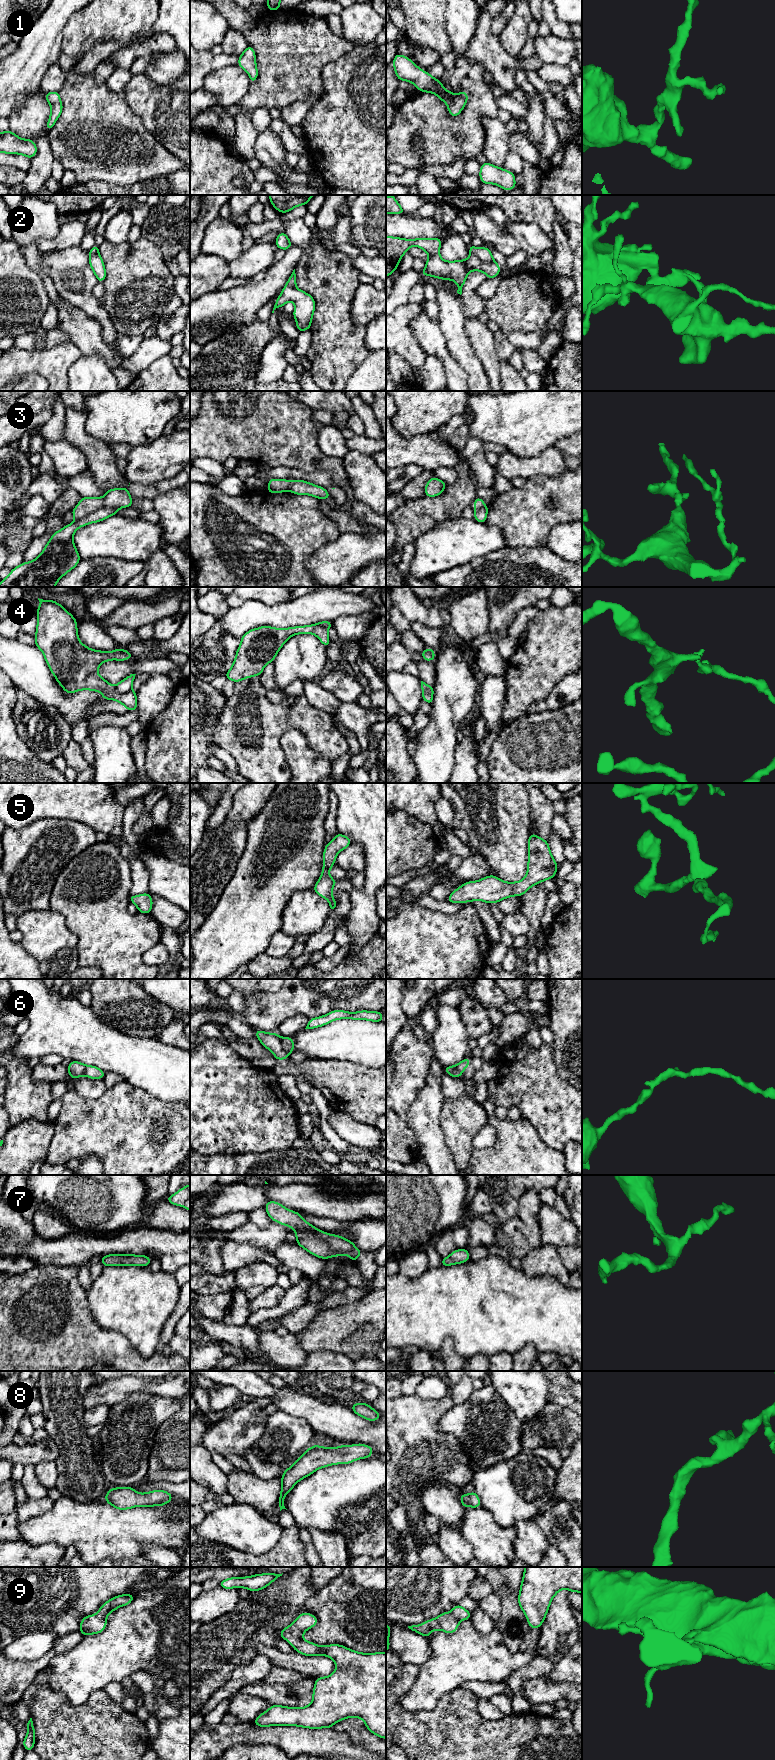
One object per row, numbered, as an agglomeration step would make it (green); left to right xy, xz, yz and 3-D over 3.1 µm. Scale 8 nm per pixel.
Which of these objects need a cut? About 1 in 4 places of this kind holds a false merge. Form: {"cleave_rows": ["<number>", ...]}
{"cleave_rows": ["2", "3", "4", "6"]}

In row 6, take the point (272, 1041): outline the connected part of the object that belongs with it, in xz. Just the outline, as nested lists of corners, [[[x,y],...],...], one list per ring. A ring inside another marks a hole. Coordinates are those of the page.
[[[256,1029],[255,1035],[264,1047],[274,1054],[276,1060],[289,1058],[289,1054],[282,1048],[281,1037],[277,1033],[268,1033]]]

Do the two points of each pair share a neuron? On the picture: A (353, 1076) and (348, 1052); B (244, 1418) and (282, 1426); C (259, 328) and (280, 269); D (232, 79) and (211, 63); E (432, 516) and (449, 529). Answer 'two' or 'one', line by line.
A: two
B: two
C: two
D: two
E: two

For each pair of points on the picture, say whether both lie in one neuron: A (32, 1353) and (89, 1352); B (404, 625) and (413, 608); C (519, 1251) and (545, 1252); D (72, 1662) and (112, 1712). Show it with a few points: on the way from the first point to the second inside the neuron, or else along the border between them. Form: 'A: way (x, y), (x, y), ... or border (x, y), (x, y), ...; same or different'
A: way (46, 1352), (75, 1352); same
B: border (396, 607), (410, 623); different
C: border (541, 1244), (532, 1248), (521, 1259); different
D: border (103, 1689), (94, 1691), (84, 1702), (76, 1705); different

